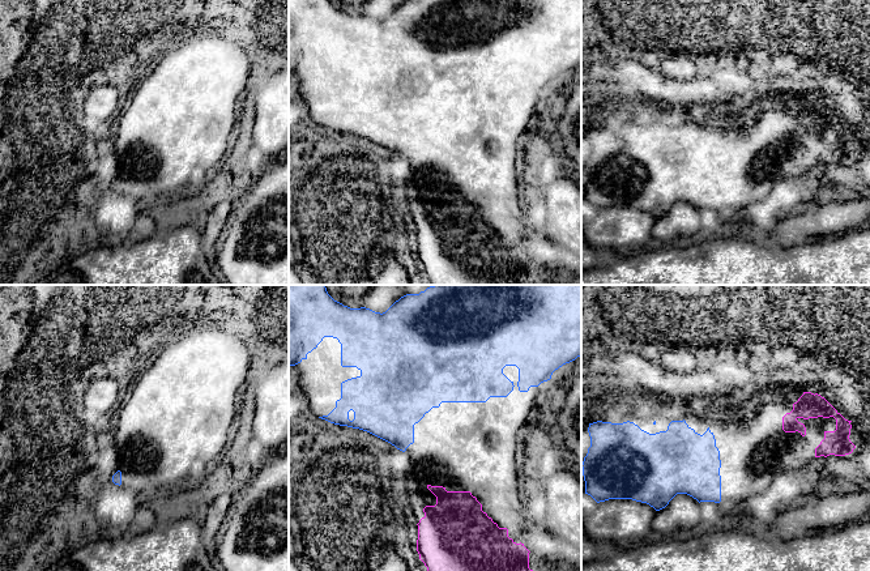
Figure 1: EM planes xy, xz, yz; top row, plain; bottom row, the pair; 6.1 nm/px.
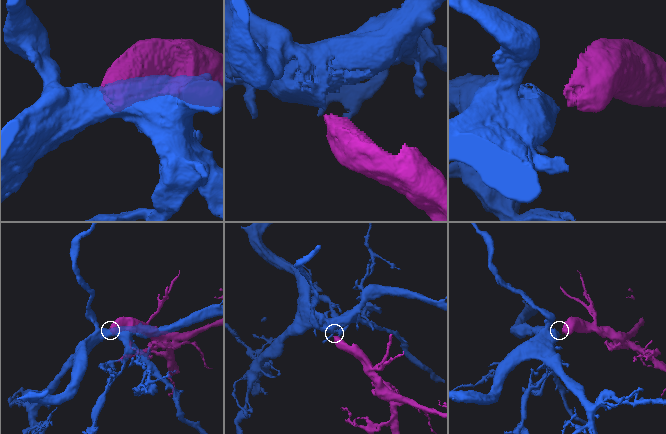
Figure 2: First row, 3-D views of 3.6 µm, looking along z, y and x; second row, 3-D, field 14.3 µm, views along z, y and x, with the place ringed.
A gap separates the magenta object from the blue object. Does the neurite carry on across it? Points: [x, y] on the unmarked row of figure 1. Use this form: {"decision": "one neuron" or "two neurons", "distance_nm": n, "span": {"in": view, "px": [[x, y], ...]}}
{"decision": "one neuron", "distance_nm": 260, "span": {"in": "xz", "px": [[427, 192], [404, 158]]}}

